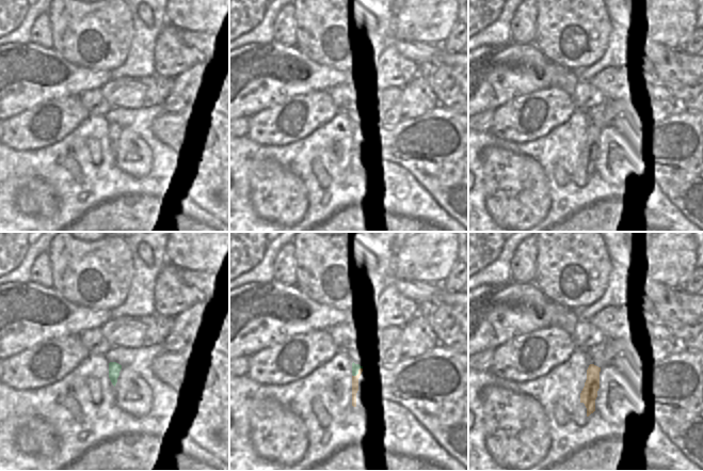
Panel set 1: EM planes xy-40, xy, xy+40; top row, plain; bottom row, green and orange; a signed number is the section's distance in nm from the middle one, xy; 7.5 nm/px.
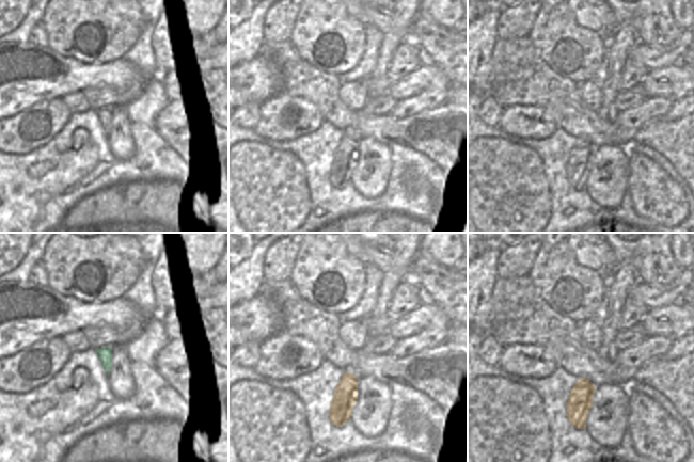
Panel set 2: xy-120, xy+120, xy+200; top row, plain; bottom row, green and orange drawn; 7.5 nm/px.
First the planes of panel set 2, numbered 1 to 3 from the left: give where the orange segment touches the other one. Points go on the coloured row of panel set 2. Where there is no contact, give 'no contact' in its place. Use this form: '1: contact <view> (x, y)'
1: no contact
2: no contact
3: no contact

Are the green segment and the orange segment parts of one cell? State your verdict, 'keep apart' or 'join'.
keep apart

